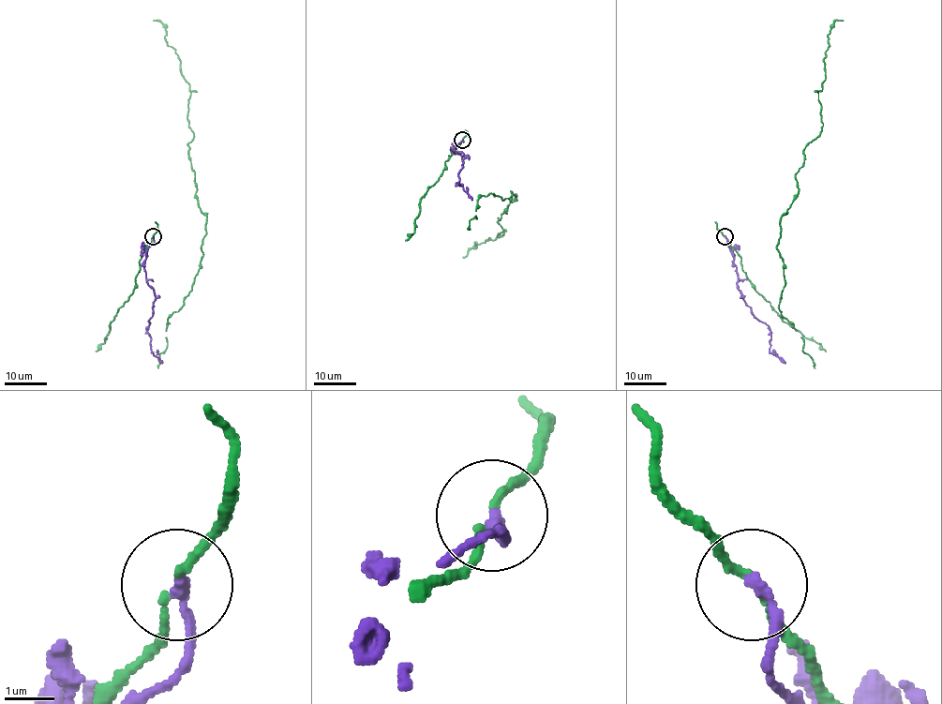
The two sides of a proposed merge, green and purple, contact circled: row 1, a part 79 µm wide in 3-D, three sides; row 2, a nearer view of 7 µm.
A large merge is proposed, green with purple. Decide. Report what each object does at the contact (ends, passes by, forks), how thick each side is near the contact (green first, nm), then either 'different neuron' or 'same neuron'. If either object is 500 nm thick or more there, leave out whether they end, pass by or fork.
green passes by; purple ends there; 130 nm thick on the green side, 240 nm on the other; different neuron

